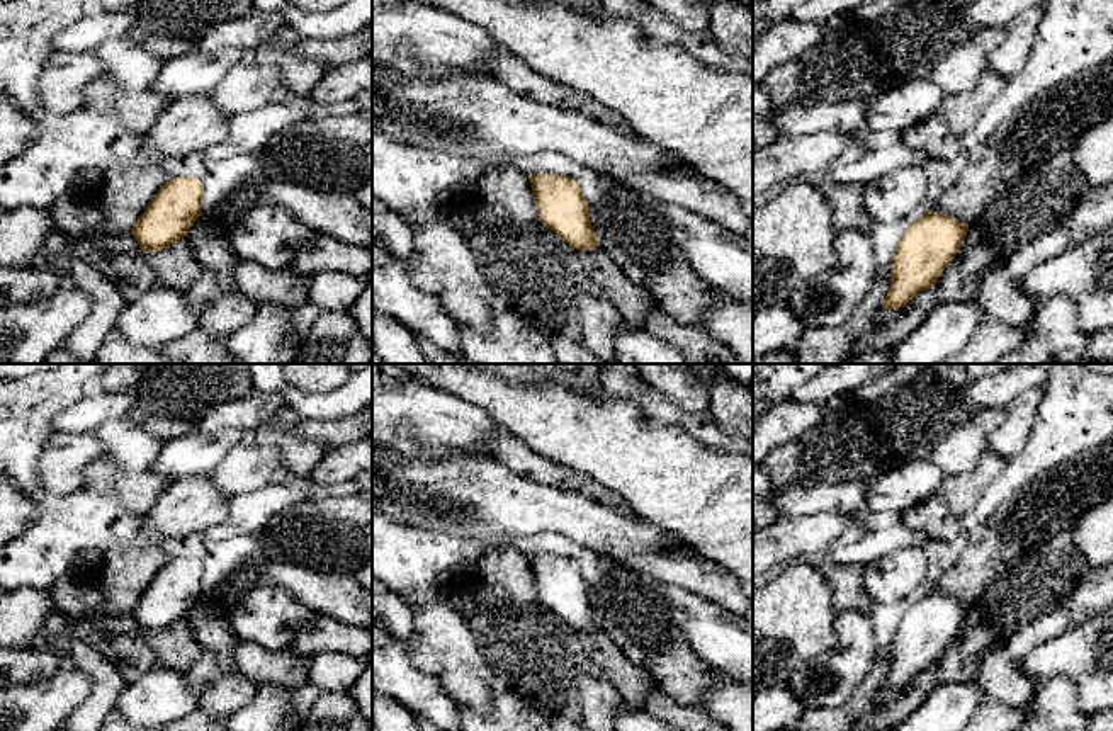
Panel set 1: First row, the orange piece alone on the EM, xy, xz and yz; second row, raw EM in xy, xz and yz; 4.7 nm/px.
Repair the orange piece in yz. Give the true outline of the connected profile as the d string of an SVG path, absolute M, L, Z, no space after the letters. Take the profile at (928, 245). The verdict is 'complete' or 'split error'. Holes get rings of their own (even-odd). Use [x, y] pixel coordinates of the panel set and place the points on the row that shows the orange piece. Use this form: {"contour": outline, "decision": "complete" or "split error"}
{"contour": "M935 211L918 218L902 235L890 262L885 309L904 308L916 294L935 286L958 253L969 226Z", "decision": "complete"}

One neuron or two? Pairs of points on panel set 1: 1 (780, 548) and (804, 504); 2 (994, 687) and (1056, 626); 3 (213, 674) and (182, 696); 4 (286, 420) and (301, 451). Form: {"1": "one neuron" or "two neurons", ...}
{"1": "two neurons", "2": "one neuron", "3": "two neurons", "4": "one neuron"}

